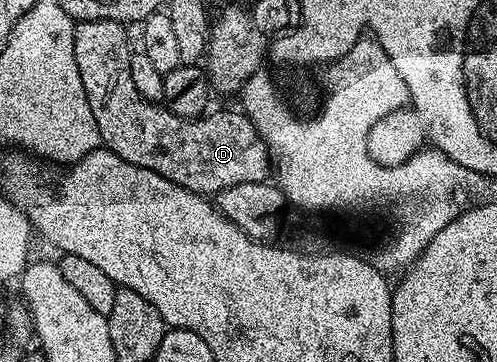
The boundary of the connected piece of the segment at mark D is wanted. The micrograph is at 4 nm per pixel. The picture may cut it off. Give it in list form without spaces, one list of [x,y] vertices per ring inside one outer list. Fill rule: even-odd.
[[[106,19],[78,22],[72,28],[73,66],[79,69],[79,77],[87,93],[87,105],[91,105],[91,113],[95,113],[95,125],[99,125],[102,144],[123,157],[123,161],[151,169],[151,173],[159,173],[159,177],[167,177],[167,181],[175,181],[175,185],[196,195],[215,197],[223,189],[231,189],[231,185],[243,185],[247,181],[266,182],[271,175],[269,146],[252,121],[245,116],[244,110],[213,109],[199,119],[184,119],[175,113],[159,109],[158,104],[144,99],[139,89],[135,89],[135,81],[131,81],[131,48],[129,35],[125,31],[128,31],[126,24]]]

